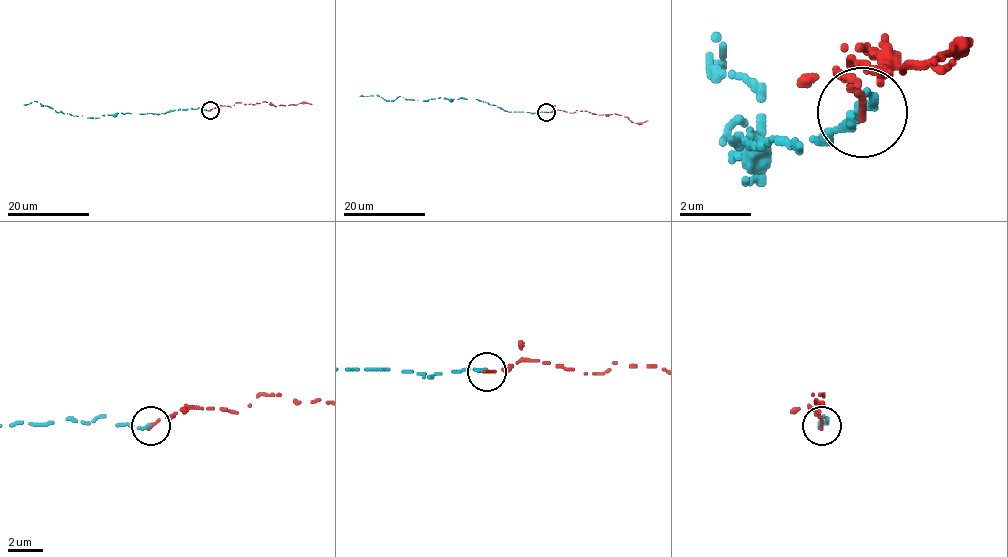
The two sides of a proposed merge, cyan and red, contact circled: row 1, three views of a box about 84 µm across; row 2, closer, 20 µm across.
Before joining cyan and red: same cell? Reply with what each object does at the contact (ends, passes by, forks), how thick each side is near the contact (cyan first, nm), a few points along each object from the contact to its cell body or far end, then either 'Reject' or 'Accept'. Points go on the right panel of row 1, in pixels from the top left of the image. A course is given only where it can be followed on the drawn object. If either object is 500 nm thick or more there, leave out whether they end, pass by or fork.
At the ring cyan ends. At the ring red ends. Thickness 180 nm (cyan) against 180 nm. Course of cyan: (855, 114), (801, 150), (747, 132), (747, 177), (720, 33), (720, 69). Course of red: (864, 114), (837, 78), (855, 87), (864, 51), (846, 51), (882, 42), (882, 78), (954, 51), (936, 60). Accept

